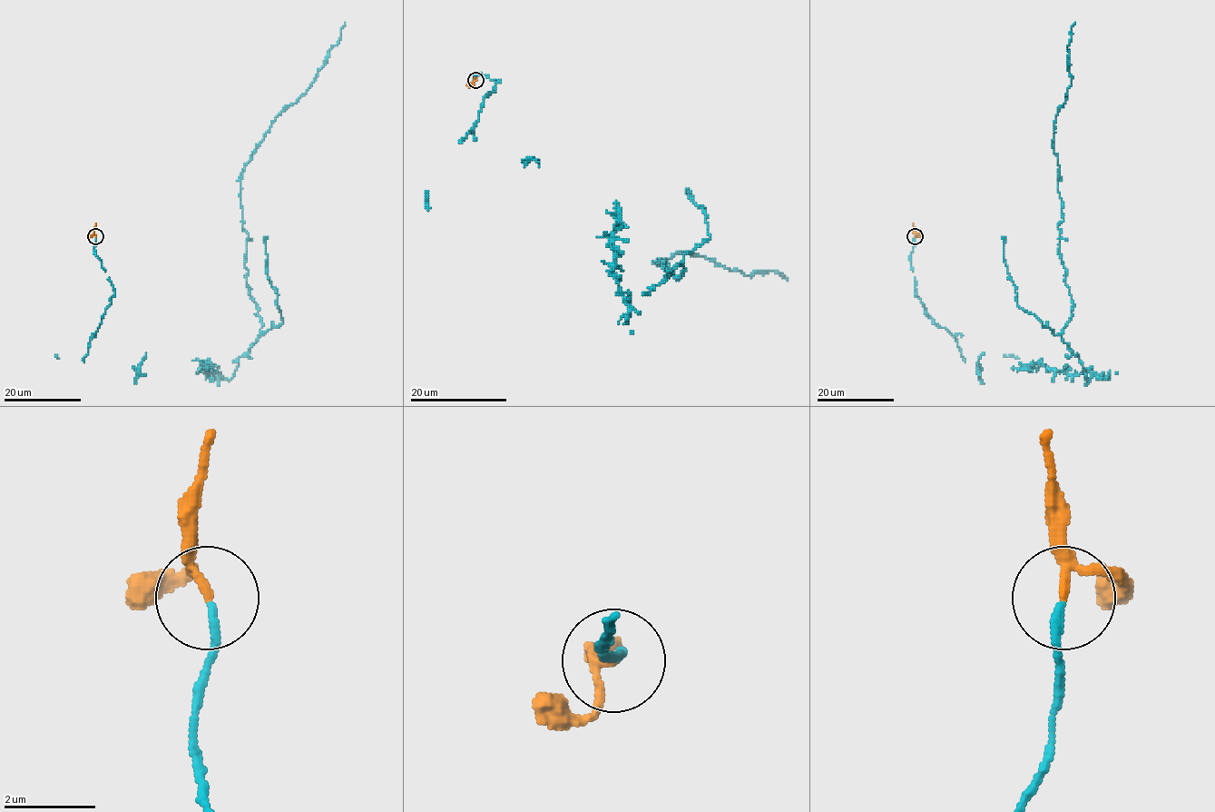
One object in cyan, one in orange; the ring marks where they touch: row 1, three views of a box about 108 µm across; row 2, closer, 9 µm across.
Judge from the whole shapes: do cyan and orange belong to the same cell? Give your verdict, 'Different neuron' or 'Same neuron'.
Same neuron

